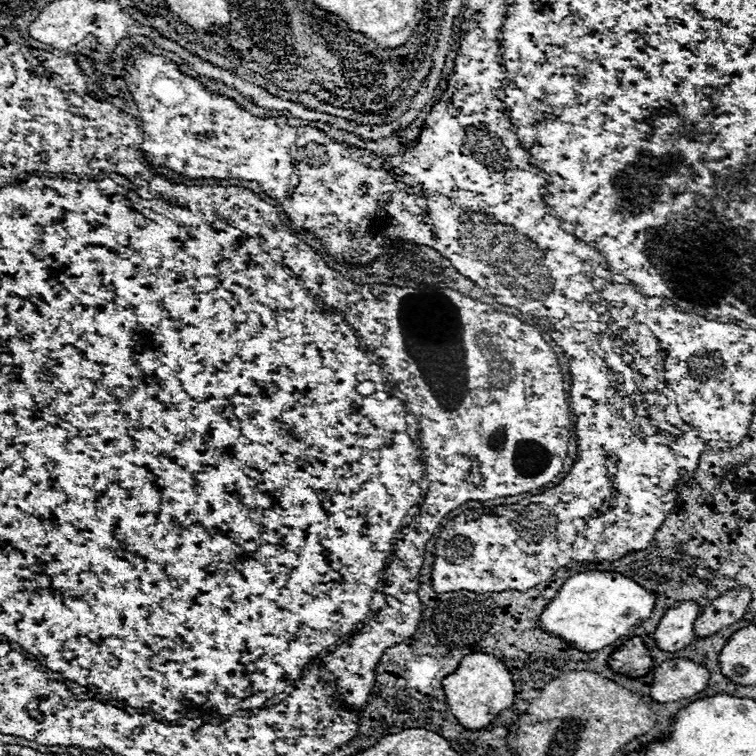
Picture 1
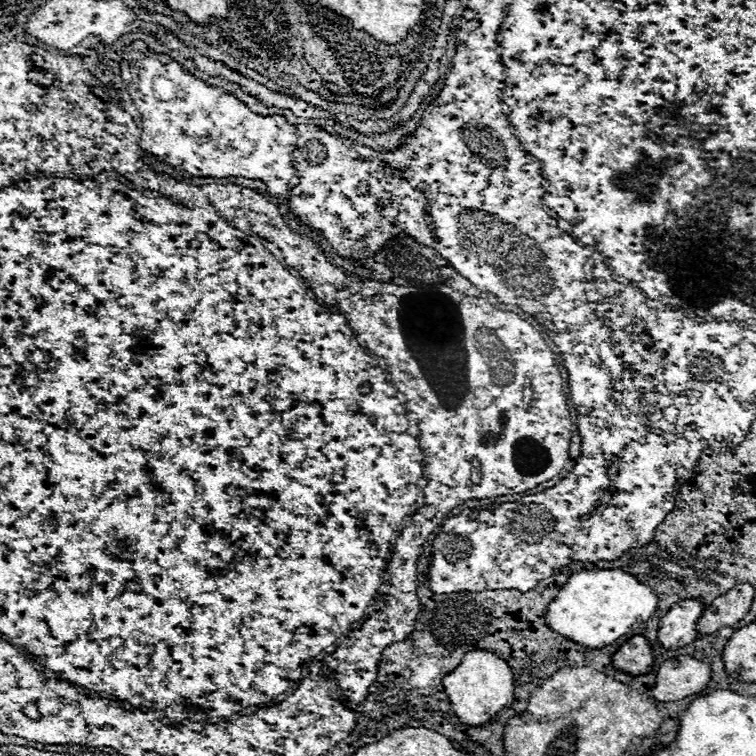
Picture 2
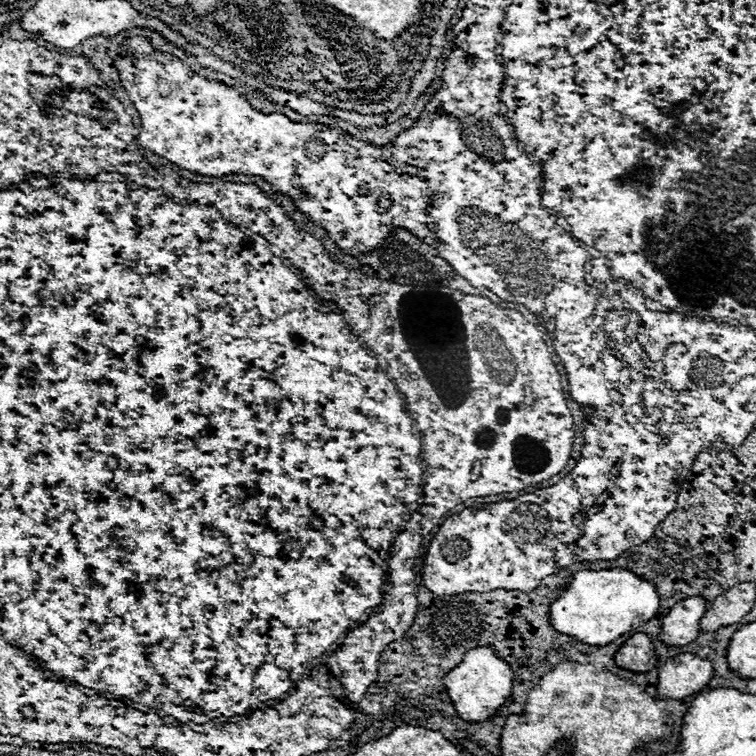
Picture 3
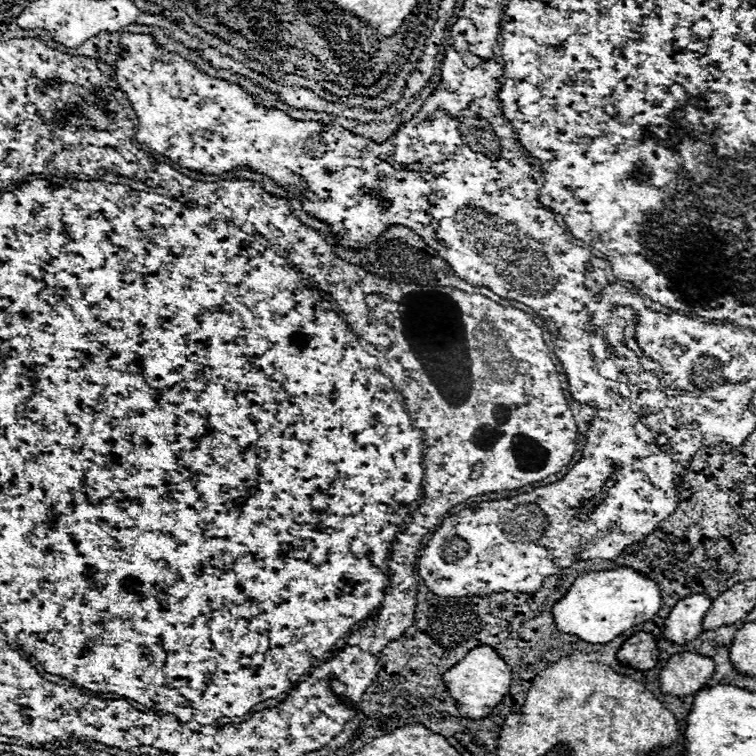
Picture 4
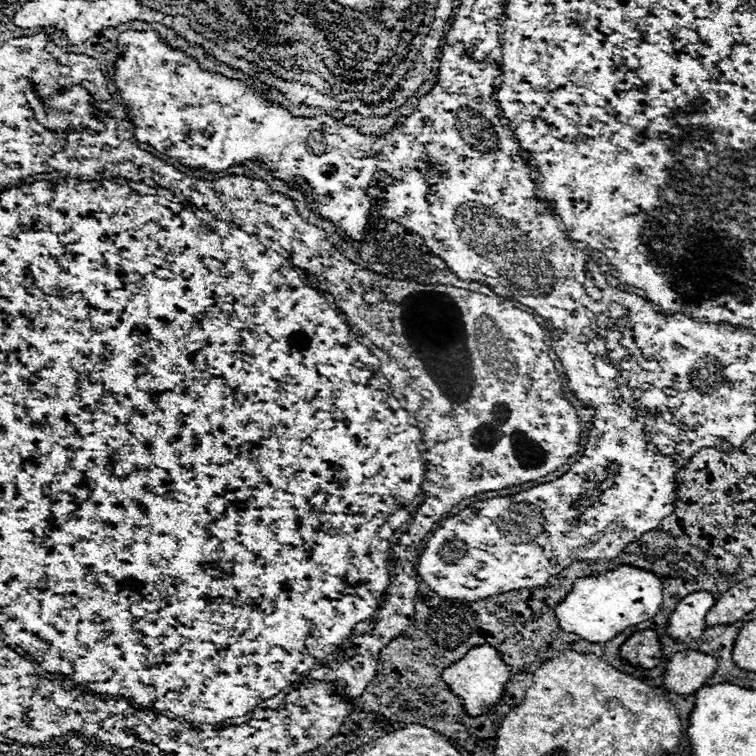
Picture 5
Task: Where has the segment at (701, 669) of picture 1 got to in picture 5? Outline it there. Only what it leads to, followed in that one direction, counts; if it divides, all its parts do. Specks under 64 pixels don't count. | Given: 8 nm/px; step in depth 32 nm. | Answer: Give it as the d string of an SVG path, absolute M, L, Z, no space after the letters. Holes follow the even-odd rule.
M696 650L676 652L670 658L668 668L664 672L664 684L670 692L692 694L704 686L706 678L710 678L716 672L716 668L718 662L710 654Z

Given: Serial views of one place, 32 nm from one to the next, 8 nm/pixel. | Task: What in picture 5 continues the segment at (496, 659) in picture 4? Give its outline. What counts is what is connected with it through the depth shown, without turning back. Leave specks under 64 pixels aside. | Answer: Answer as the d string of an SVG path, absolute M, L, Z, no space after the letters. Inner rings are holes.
M490 644L470 648L468 654L462 660L454 662L452 666L448 666L442 672L442 680L450 686L450 690L454 694L458 694L464 700L466 712L474 714L474 716L480 716L480 714L488 712L502 698L504 684L506 684L508 676L510 676L508 666L502 662L498 650L494 646L490 646Z

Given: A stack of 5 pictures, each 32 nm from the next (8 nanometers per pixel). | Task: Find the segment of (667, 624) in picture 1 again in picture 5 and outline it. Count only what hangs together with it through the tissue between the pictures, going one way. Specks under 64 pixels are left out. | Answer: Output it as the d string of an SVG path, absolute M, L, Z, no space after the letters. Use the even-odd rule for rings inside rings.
M692 592L678 602L670 616L668 634L680 642L696 640L706 630L706 614L716 604L712 592Z

